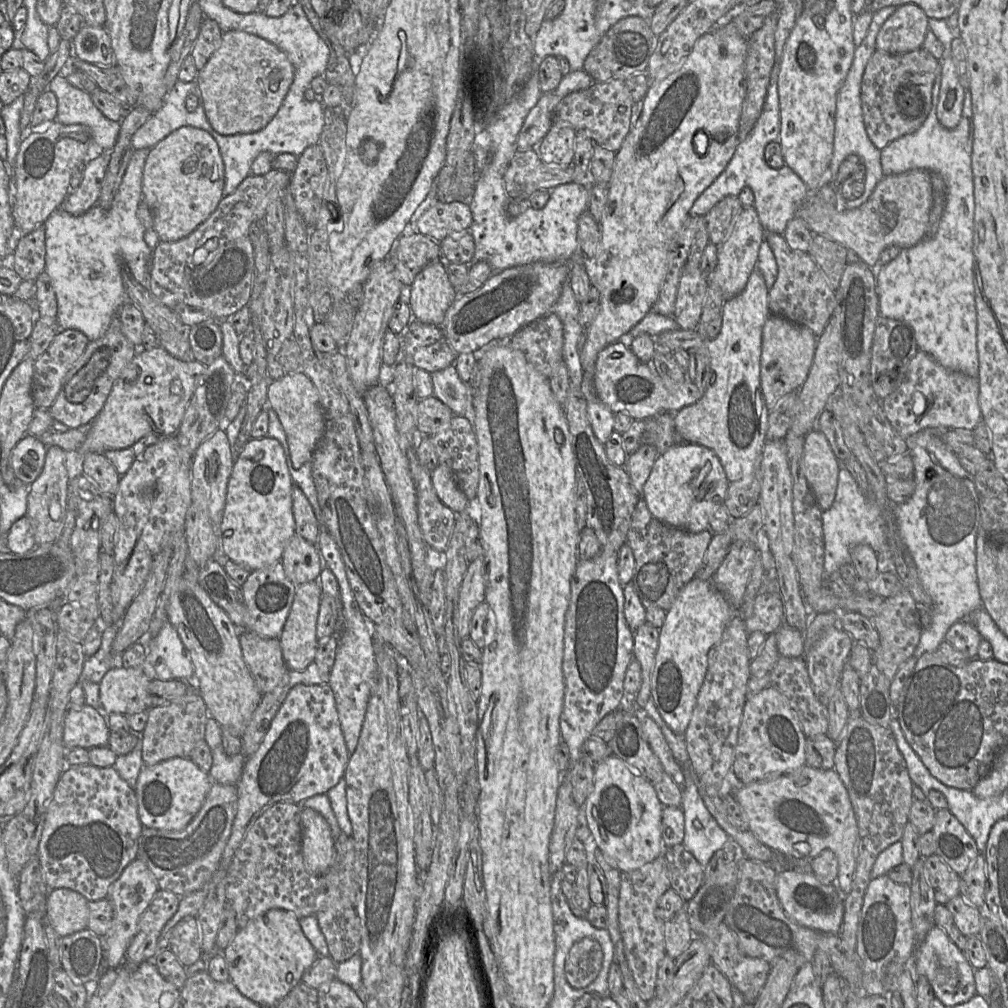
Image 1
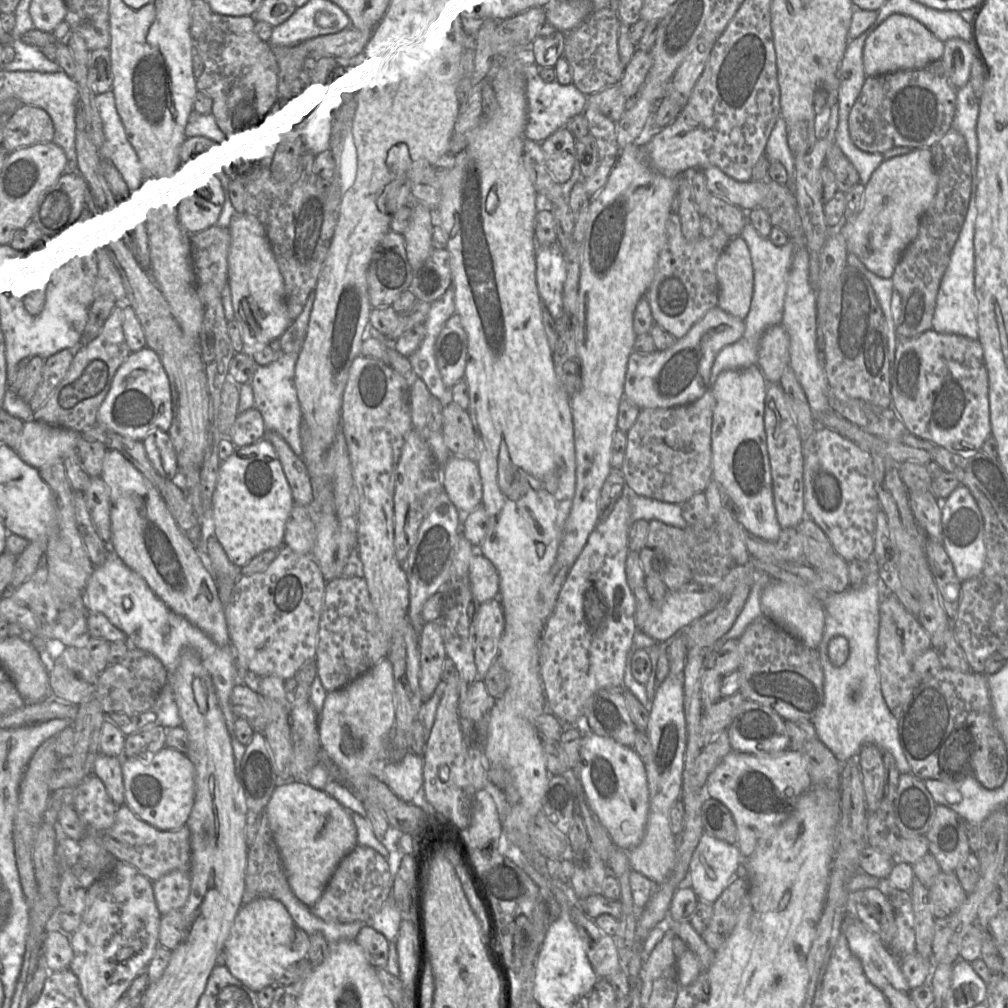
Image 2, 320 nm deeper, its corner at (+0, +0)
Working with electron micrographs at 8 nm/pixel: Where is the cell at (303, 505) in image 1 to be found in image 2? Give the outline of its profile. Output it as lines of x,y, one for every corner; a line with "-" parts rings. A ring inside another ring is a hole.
266,431
264,438
273,445
277,453
294,503
309,507
313,501
313,488
302,457
297,456
277,432

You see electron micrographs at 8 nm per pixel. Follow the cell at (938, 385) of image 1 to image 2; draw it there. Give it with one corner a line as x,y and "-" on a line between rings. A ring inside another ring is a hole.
927,330
911,339
899,339
890,376
892,408
908,432
935,445
956,450
978,451
991,436
988,372
978,340
957,334

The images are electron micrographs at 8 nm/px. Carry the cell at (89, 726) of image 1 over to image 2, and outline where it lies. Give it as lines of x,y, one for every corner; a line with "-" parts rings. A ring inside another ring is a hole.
99,752
95,758
93,774
103,782
117,806
125,804
122,757
107,756

